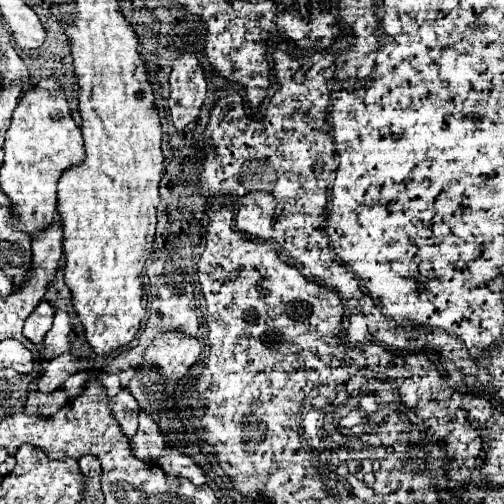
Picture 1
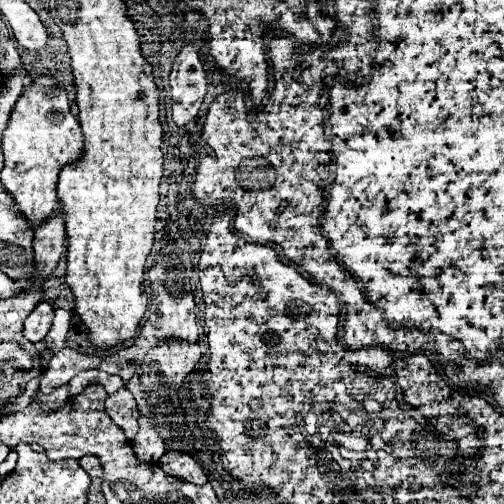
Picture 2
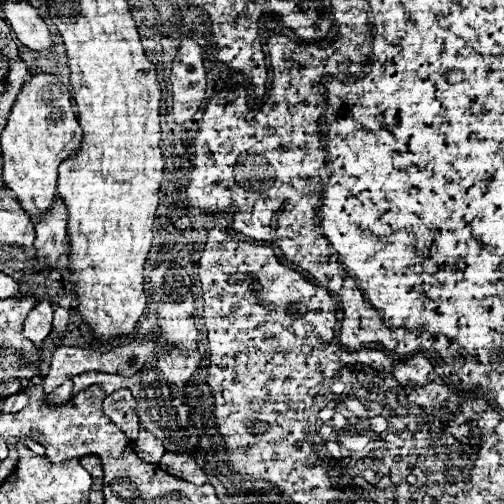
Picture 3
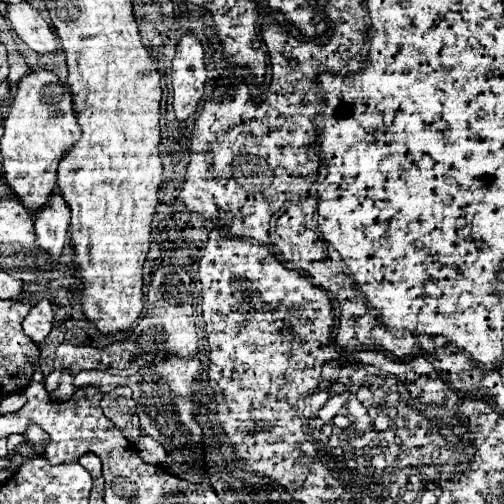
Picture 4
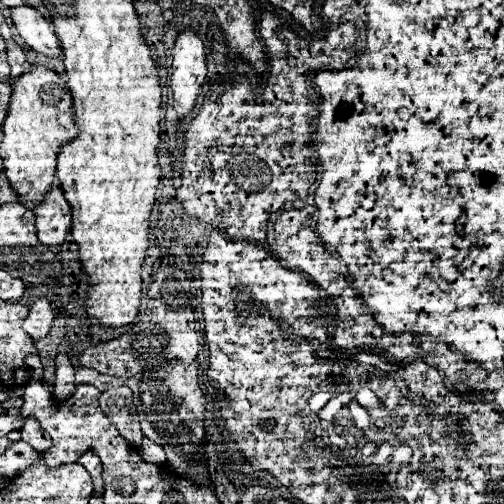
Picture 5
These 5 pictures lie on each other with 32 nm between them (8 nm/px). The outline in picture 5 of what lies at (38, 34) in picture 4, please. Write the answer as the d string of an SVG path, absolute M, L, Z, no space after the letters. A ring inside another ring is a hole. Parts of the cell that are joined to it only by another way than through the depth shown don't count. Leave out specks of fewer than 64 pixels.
M20 4L10 8L10 20L16 26L22 40L36 52L46 56L58 56L62 52L60 40L54 32L54 26L48 18L44 18L36 8L28 4Z

